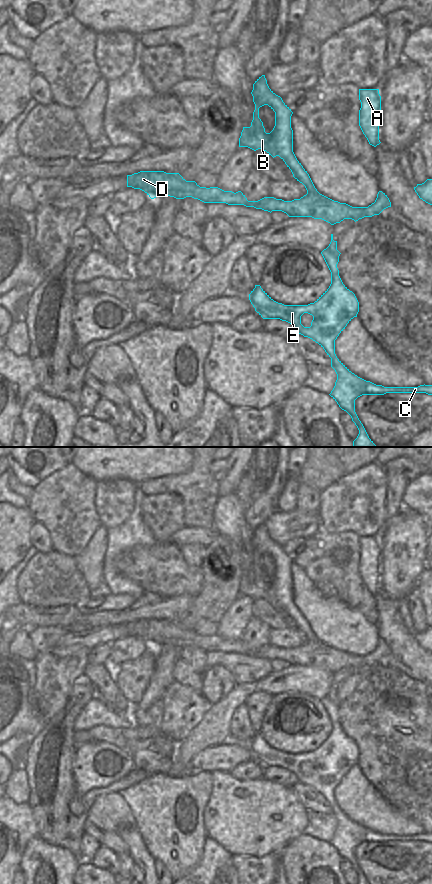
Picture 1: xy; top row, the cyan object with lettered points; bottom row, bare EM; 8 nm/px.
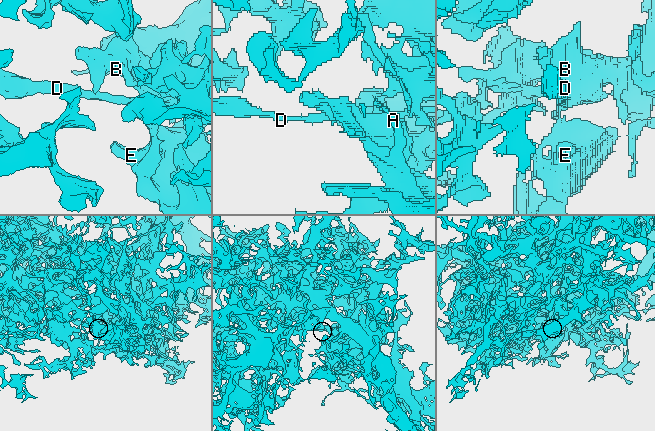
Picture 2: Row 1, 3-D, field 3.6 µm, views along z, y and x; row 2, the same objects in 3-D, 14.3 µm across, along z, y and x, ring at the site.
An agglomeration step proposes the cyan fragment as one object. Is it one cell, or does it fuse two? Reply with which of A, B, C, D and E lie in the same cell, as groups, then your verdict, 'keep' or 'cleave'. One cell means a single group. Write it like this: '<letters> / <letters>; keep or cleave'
A B C E / D; cleave

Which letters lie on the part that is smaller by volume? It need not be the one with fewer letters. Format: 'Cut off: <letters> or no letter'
Cut off: D

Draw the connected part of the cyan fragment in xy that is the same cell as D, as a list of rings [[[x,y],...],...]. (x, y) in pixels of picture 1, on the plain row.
[[[140,619],[127,623],[127,635],[144,639],[151,647],[156,645],[174,645],[184,647],[192,645],[204,651],[226,651],[228,653],[244,653],[264,659],[282,659],[289,665],[312,665],[322,667],[331,673],[344,667],[359,668],[353,658],[363,655],[352,655],[346,651],[334,649],[322,642],[307,641],[300,647],[284,649],[274,645],[264,645],[258,649],[248,649],[238,639],[224,639],[218,635],[200,635],[195,629],[186,629],[179,621],[164,619]]]

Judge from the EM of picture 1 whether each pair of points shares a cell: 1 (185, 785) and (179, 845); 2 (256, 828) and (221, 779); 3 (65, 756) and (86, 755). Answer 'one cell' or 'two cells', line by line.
1: one cell
2: one cell
3: two cells

